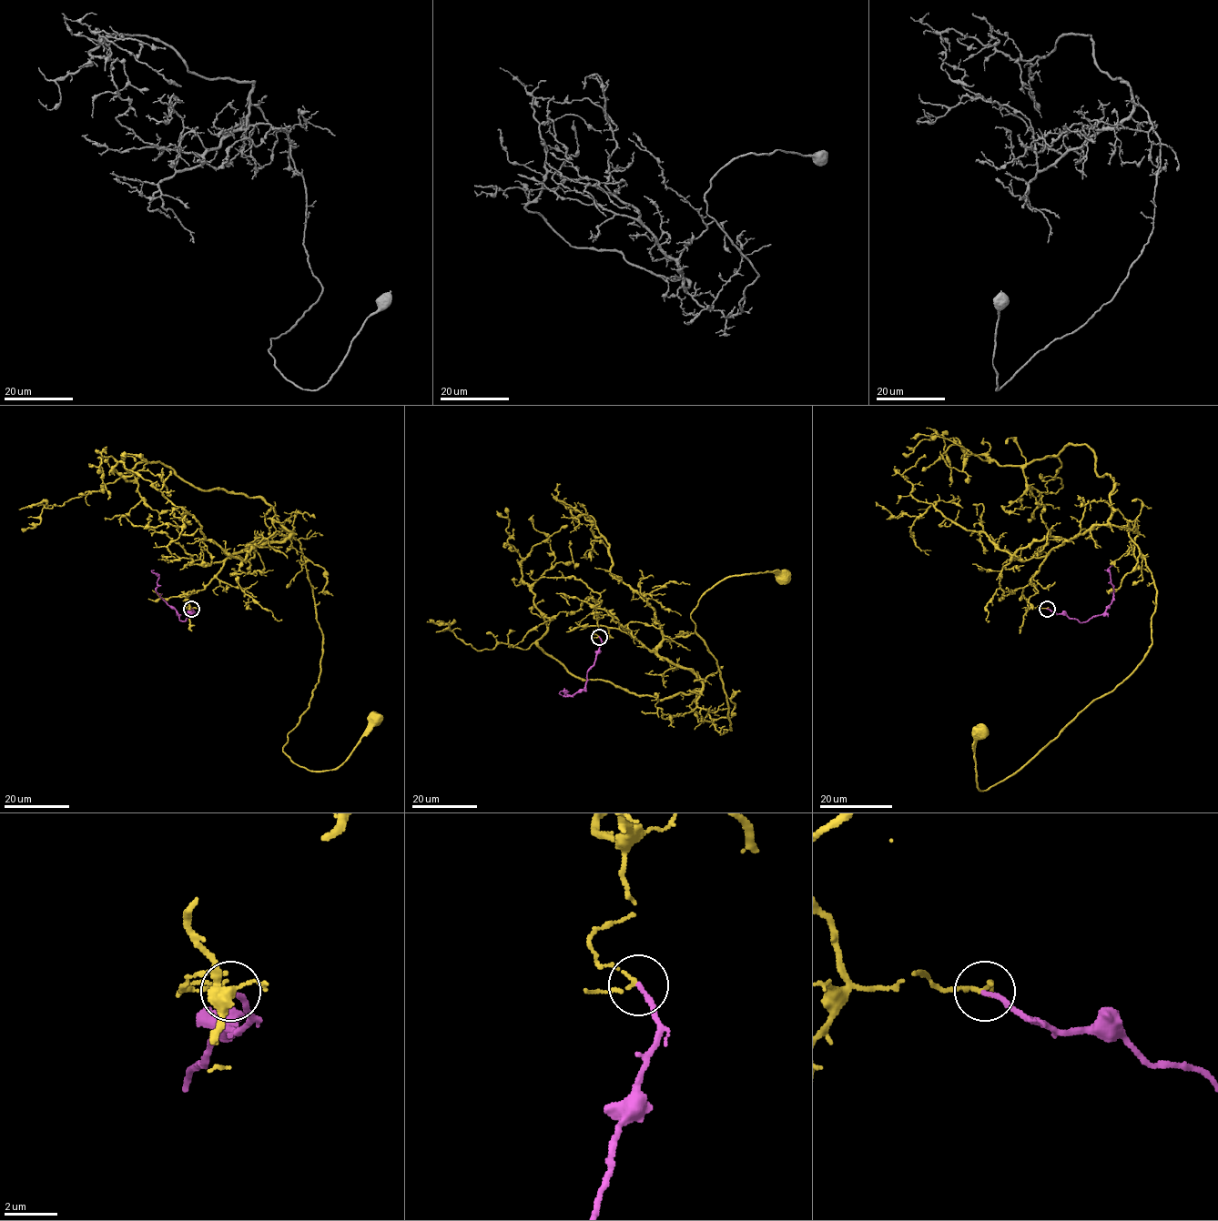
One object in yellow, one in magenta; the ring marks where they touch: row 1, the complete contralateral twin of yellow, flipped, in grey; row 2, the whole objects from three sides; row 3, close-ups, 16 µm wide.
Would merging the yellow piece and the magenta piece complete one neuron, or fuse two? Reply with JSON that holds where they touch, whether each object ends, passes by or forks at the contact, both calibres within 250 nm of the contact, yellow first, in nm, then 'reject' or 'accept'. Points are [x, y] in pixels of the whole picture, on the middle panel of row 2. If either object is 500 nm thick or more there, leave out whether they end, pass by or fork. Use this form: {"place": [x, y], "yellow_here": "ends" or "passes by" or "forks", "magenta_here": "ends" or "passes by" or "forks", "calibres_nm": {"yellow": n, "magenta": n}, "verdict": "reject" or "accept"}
{"place": [599, 637], "yellow_here": "passes by", "magenta_here": "ends", "calibres_nm": {"yellow": 110, "magenta": 190}, "verdict": "accept"}

